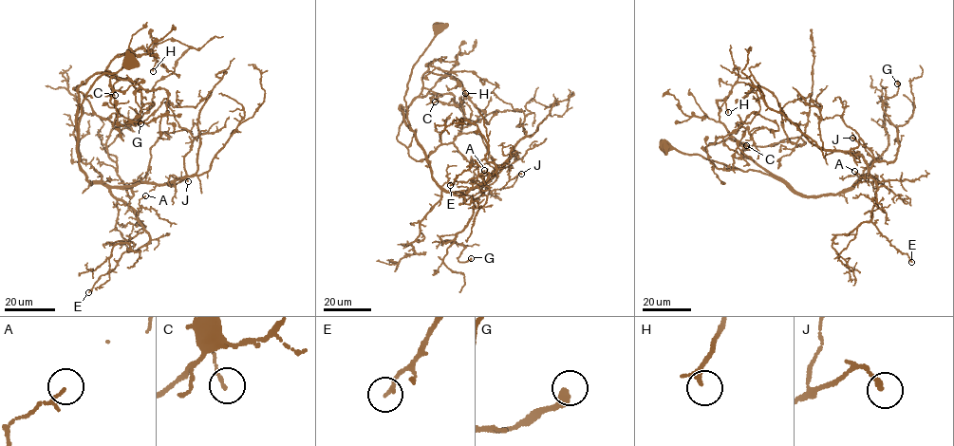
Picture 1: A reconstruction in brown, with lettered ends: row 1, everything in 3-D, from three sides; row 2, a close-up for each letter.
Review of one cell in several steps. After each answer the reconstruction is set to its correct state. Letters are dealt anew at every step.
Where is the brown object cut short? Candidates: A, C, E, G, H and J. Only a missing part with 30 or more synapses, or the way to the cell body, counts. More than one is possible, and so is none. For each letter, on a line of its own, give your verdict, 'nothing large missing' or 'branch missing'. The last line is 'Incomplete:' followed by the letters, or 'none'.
A: nothing large missing
C: nothing large missing
E: nothing large missing
G: nothing large missing
H: nothing large missing
J: nothing large missing
Incomplete: none

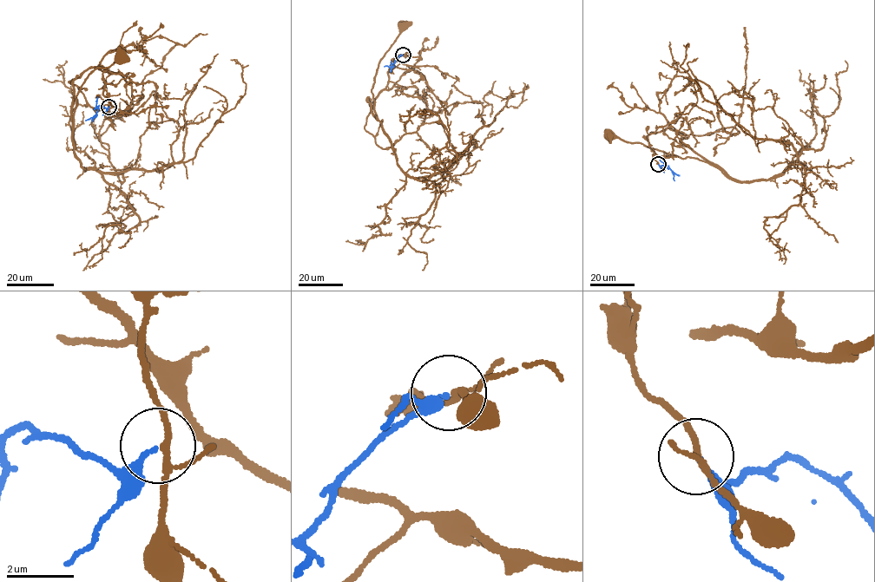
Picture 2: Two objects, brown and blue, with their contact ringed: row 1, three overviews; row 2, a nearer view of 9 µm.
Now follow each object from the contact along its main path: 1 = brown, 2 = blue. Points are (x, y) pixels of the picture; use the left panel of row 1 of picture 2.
1: (108, 107), (106, 68), (91, 68), (72, 84), (73, 124), (75, 97), (89, 73), (108, 67), (121, 55)
2: (108, 107), (99, 105), (95, 115), (85, 120)

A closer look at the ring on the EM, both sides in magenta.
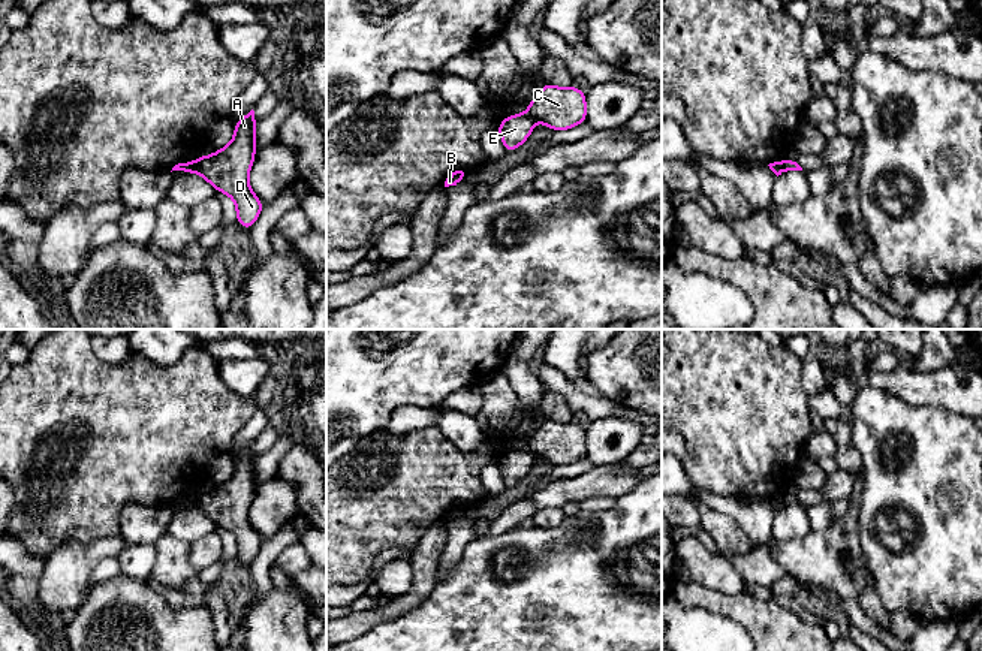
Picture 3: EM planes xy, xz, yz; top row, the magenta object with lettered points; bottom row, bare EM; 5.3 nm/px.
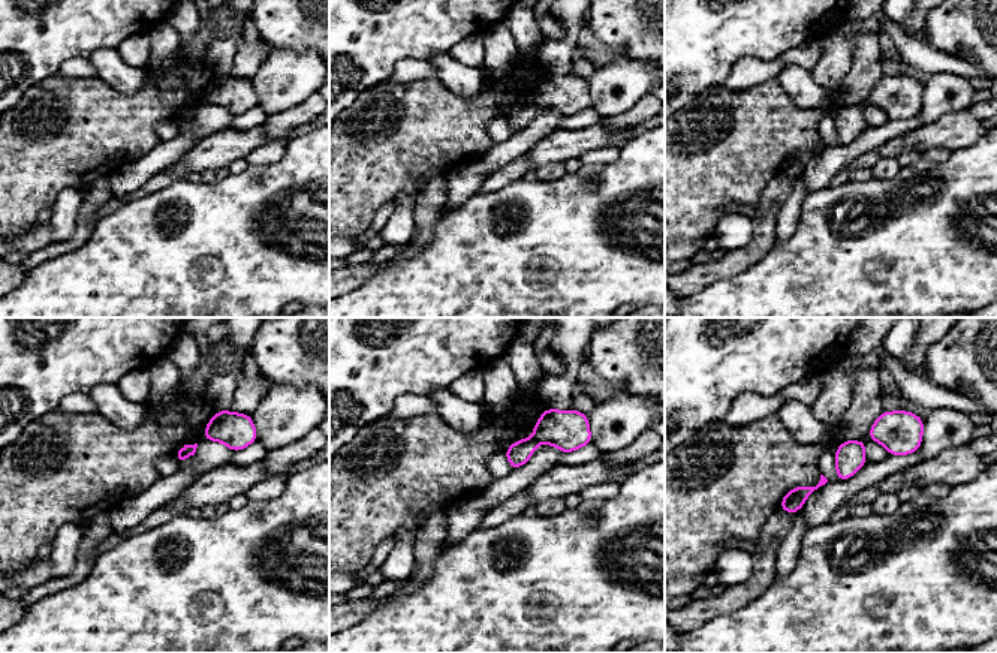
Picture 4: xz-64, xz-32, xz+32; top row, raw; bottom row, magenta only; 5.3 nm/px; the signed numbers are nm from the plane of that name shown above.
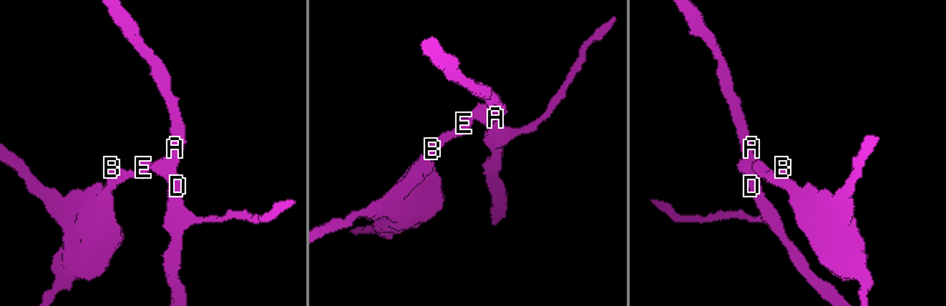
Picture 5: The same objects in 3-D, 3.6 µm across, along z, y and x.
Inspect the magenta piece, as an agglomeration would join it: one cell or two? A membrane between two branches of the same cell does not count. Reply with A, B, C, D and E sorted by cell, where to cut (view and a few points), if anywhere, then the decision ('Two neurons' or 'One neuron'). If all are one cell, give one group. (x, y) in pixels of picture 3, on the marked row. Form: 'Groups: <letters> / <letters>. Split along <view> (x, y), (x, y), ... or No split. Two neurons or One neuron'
Groups: A C D / B E. Split along xy (196, 162), (193, 171). Two neurons

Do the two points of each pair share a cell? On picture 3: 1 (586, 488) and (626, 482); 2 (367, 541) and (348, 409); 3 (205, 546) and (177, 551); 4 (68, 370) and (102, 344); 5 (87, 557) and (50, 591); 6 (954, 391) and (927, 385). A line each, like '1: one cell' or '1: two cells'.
1: one cell
2: two cells
3: two cells
4: two cells
5: one cell
6: one cell

